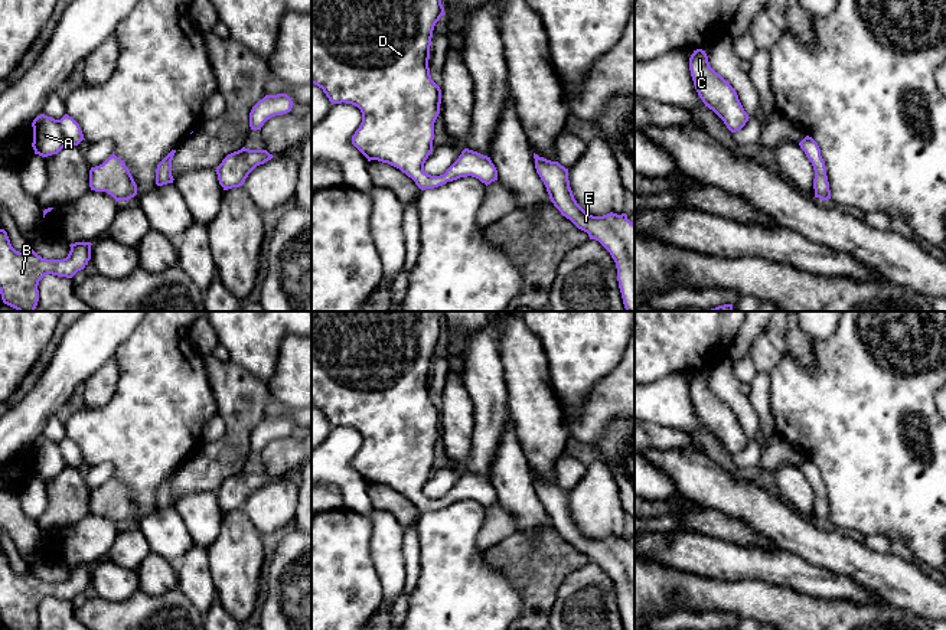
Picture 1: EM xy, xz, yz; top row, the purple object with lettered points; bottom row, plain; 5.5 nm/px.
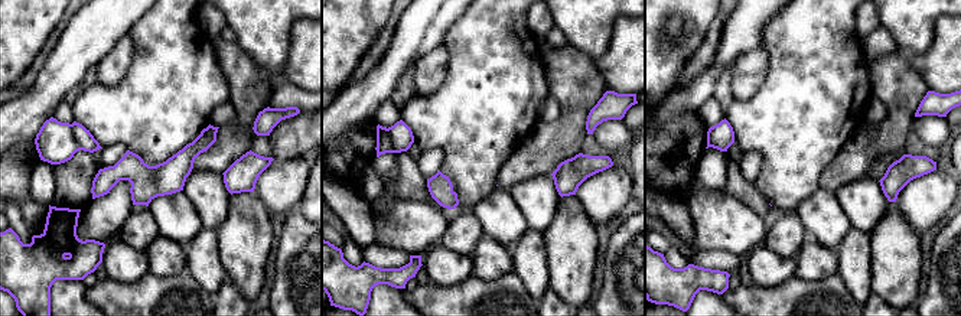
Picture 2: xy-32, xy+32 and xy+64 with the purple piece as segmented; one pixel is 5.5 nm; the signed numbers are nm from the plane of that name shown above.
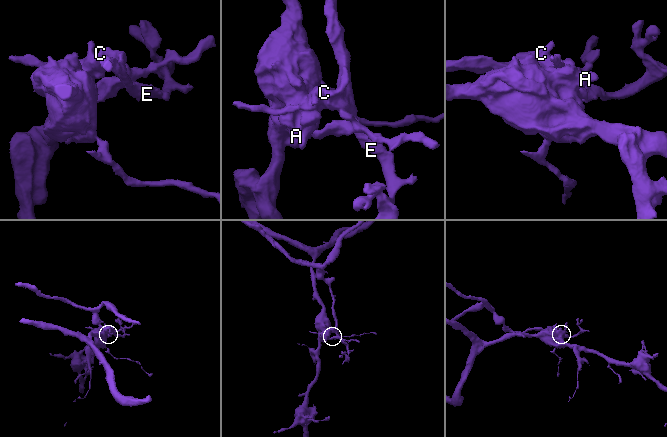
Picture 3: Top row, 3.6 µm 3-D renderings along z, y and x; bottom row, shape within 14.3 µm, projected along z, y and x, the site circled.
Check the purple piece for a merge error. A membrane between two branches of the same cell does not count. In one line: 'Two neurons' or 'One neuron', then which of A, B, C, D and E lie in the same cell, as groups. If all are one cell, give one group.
Two neurons. Groups: A B D / C E

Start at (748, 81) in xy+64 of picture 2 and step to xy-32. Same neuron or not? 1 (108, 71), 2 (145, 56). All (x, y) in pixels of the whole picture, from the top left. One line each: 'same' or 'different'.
1: same
2: different

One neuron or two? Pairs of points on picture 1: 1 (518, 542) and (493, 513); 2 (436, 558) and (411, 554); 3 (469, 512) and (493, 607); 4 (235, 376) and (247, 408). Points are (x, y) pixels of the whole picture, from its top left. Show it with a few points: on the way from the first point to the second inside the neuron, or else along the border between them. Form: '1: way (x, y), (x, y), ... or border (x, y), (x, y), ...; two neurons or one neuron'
1: border (515, 531), (496, 541), (483, 552); two neurons
2: border (417, 526), (420, 577), (413, 588); two neurons
3: way (466, 535), (466, 580), (470, 584); one neuron
4: way (235, 384), (235, 391), (242, 401); one neuron

